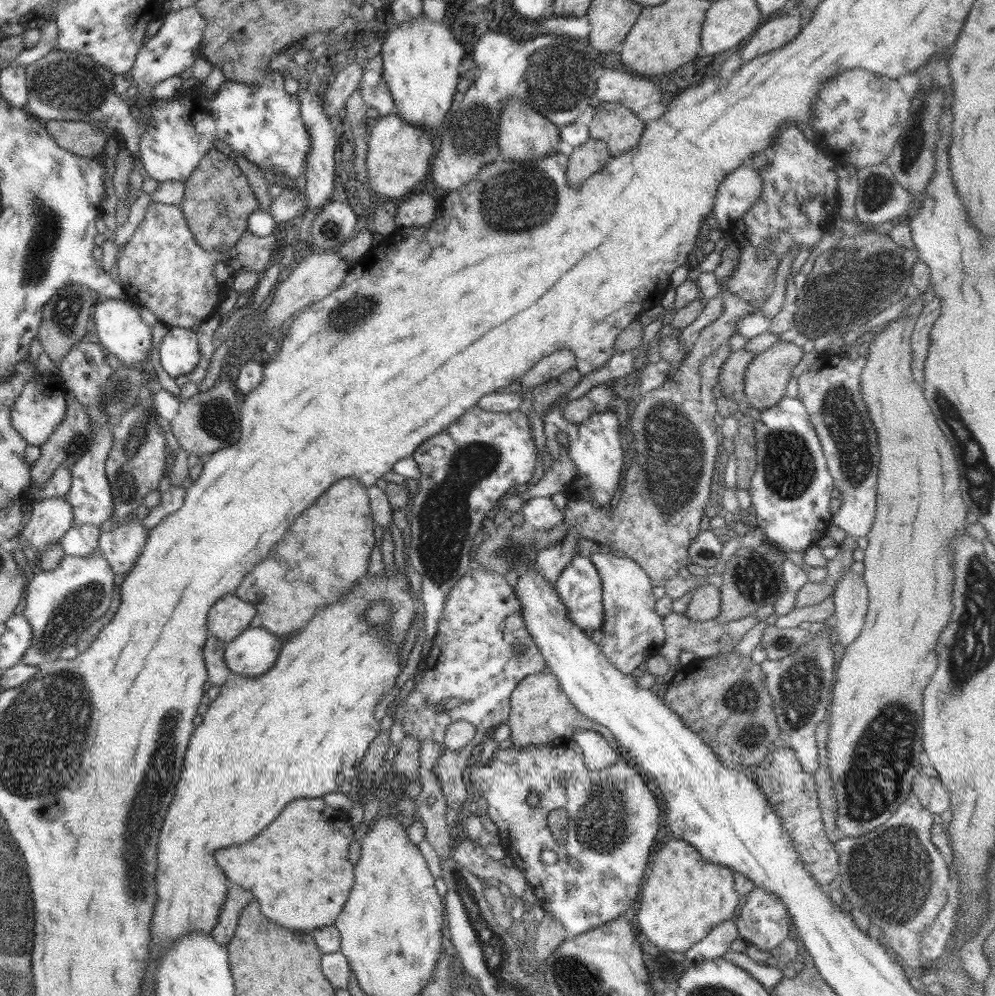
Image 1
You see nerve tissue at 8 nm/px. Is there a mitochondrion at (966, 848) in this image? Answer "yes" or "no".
no

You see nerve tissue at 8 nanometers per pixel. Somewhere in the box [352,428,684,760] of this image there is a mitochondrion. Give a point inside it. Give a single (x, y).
(443, 522)

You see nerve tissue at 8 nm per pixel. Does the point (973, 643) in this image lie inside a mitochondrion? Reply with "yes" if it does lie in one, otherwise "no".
yes

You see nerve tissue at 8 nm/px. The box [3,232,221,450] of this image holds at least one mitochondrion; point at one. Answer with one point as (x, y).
(65, 311)

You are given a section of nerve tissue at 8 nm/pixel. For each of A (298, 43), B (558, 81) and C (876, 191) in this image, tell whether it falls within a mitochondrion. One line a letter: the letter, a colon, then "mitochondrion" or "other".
A: other
B: mitochondrion
C: mitochondrion

